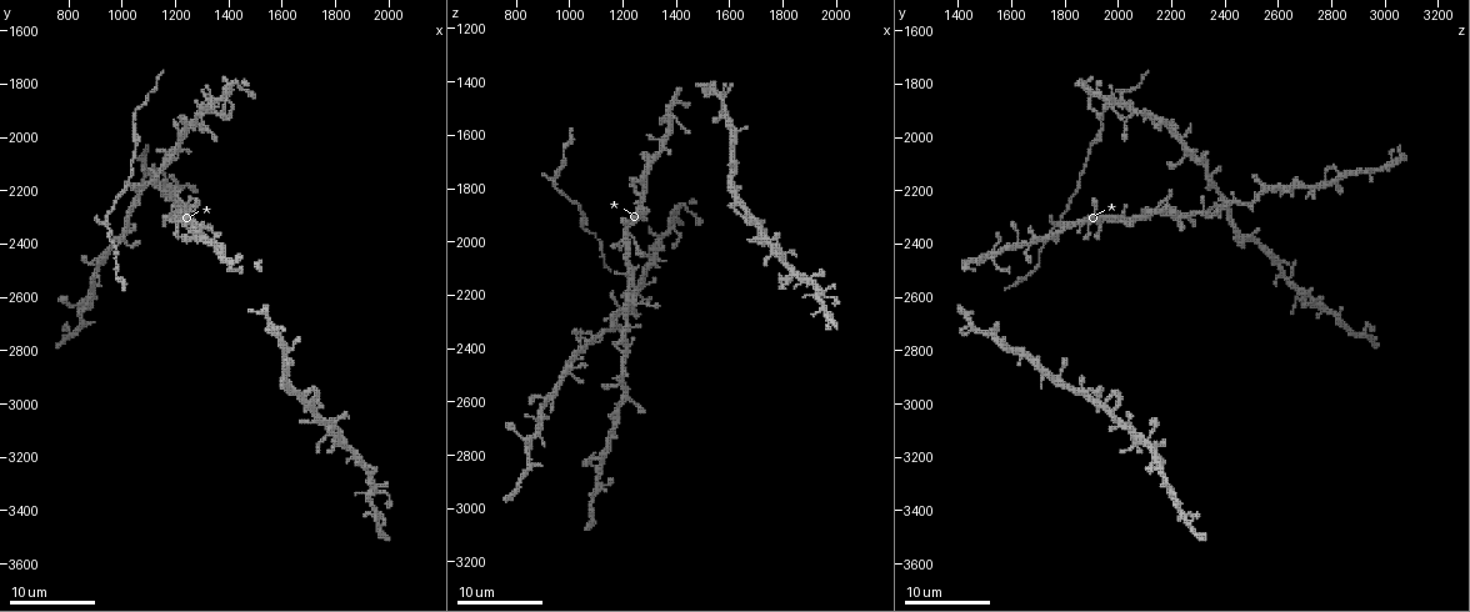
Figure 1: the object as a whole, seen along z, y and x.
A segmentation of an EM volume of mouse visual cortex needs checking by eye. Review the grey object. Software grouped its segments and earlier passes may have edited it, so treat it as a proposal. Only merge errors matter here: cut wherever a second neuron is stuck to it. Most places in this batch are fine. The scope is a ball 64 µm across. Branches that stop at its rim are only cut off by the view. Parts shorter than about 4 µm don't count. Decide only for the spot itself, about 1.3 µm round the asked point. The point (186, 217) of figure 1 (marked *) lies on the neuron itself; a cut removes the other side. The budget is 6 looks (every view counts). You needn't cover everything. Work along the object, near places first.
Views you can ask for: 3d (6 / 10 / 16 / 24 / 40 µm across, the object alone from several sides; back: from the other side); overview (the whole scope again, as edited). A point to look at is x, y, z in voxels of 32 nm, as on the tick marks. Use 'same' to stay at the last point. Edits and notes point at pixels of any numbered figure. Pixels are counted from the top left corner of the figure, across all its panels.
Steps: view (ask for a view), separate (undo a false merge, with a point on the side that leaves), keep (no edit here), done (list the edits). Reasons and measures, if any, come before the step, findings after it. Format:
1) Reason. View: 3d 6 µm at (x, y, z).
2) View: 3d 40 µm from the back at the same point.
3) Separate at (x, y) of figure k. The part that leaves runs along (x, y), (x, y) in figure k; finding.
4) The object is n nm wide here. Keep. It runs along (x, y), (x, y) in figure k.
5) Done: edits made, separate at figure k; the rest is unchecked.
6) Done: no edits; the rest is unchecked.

Four arms meet. View: 3d 16 µm at (1190, 2250, 2430).

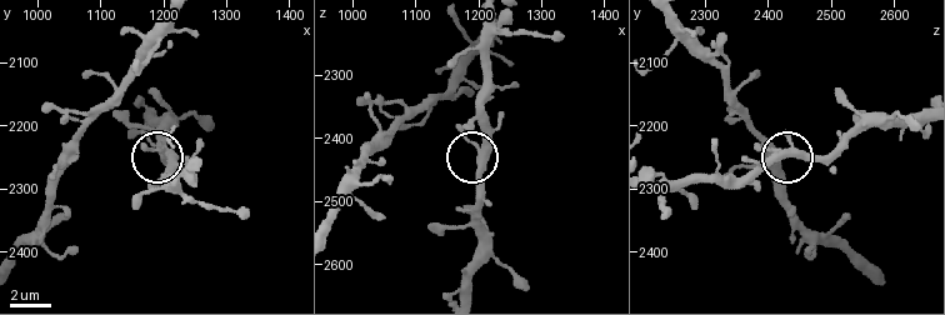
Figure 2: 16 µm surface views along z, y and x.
Keep. One neuron here.

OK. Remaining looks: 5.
Four arms meet. View: 3d 10 µm at (1100, 2170, 2340).

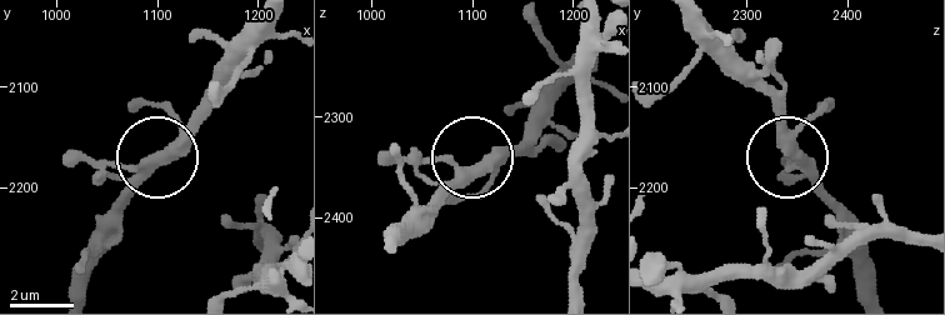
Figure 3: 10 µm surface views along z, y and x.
Zoom in. View: 3d 6 µm at (1112, 2162, 2346).

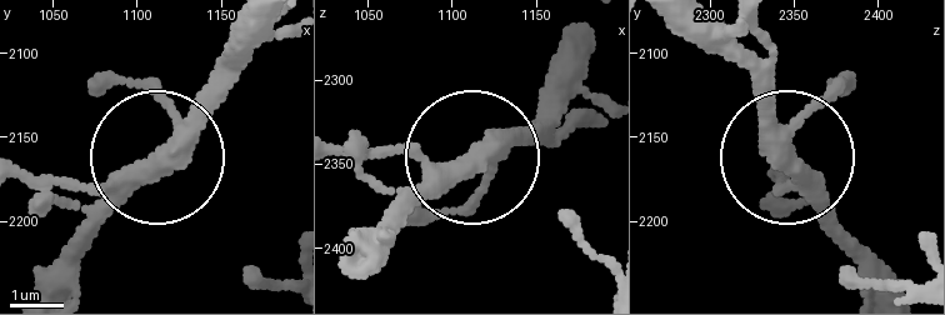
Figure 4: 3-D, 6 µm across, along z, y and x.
The side arm is 33 µm long. Keep. All the same neuron.

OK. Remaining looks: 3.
Small branch off a trunk. View: 3d 6 µm at (1310, 1900, 2060).

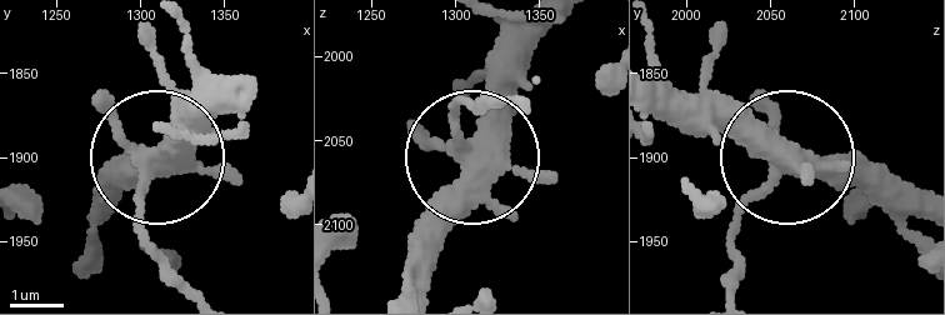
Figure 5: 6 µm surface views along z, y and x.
Keep. All the same neuron.

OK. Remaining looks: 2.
Done: no edits; the rest is unchecked.

